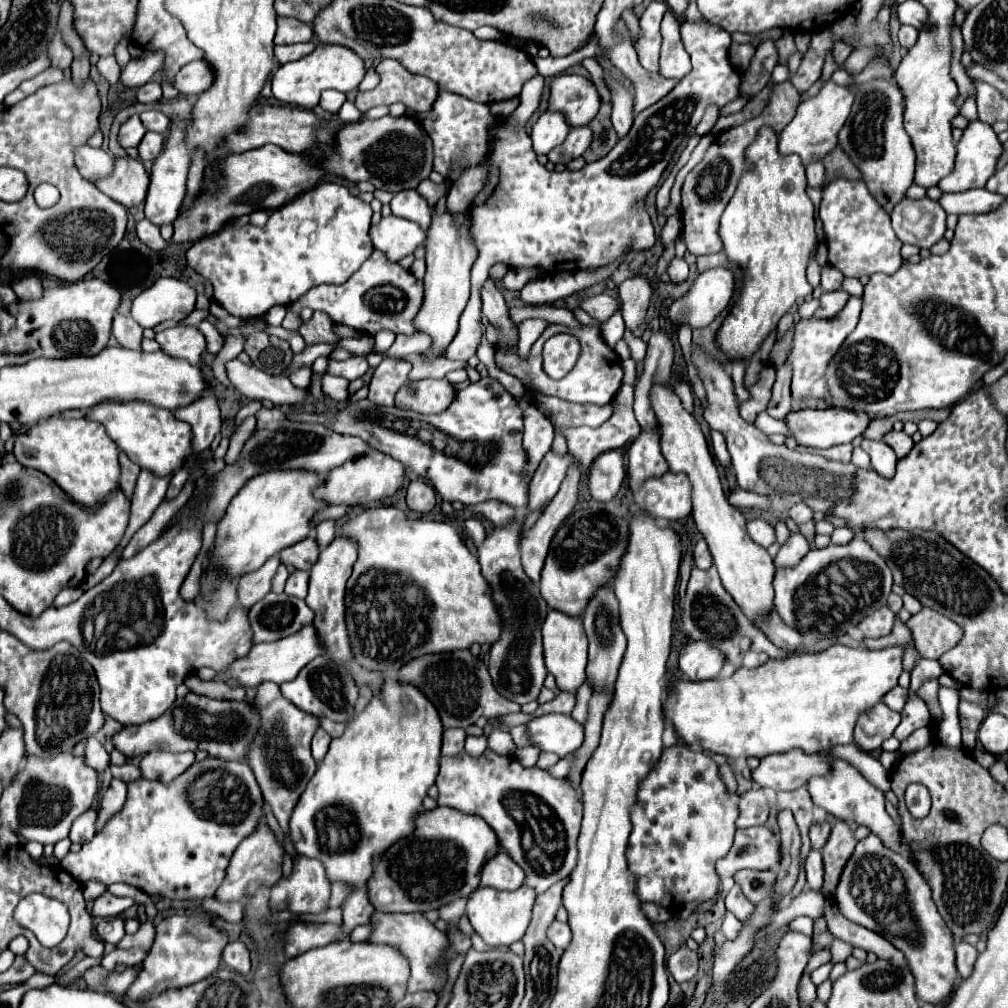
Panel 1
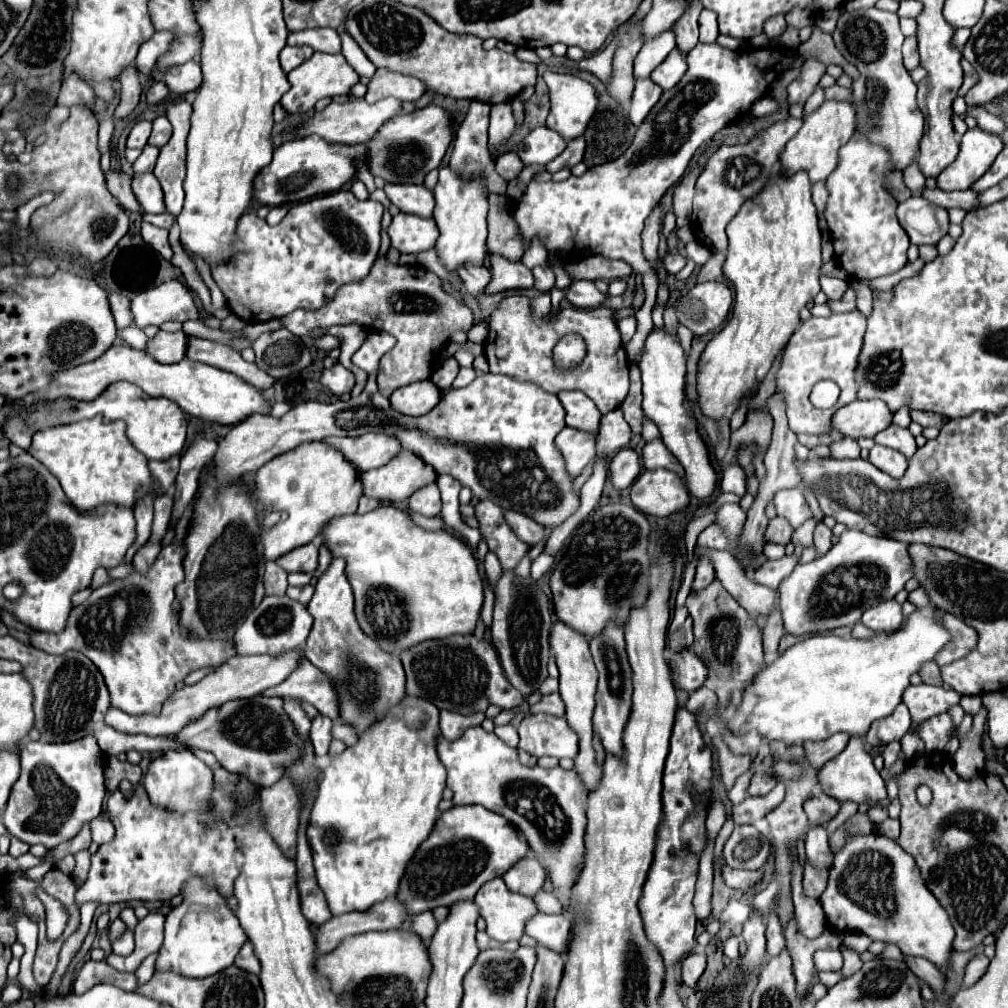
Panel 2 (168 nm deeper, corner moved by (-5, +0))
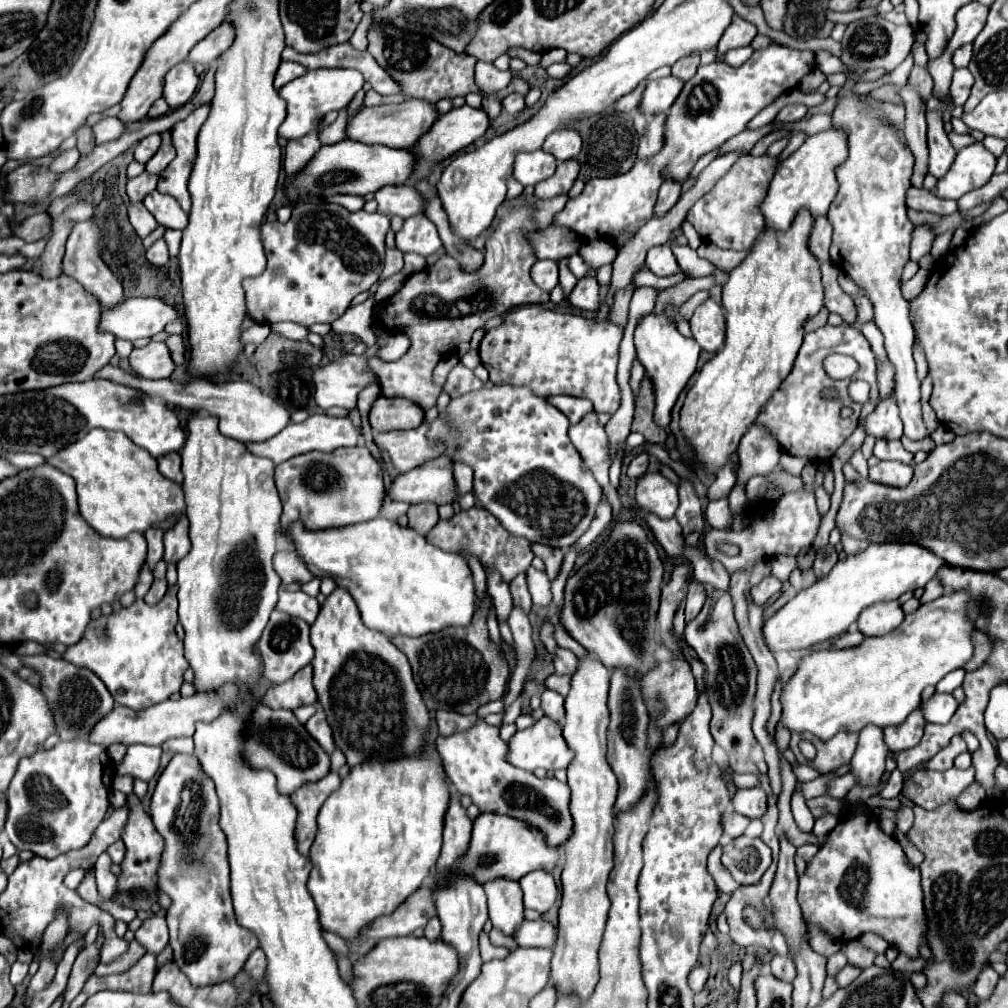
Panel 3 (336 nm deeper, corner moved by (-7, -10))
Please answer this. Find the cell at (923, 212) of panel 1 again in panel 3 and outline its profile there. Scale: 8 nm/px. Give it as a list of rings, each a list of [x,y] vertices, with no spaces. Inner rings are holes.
[[[918,224],[912,230],[912,246],[910,246],[910,260],[918,262],[922,256],[930,254],[932,244],[934,244],[934,230],[930,224]]]

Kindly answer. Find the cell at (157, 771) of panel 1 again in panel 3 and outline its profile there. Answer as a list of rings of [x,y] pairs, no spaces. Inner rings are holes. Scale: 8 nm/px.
[[[176,754],[158,778],[156,790],[150,802],[150,816],[156,830],[166,840],[162,864],[158,870],[160,890],[172,898],[166,920],[170,930],[170,946],[174,960],[184,970],[194,986],[210,986],[234,978],[248,954],[258,948],[256,936],[238,926],[232,898],[224,888],[224,894],[208,882],[204,868],[198,864],[204,850],[210,846],[208,824],[220,810],[214,782],[204,774],[200,762],[188,754]],[[174,880],[174,890],[172,890]]]

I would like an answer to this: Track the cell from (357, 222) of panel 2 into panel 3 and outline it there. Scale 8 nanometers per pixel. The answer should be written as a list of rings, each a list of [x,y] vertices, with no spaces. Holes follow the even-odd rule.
[[[324,200],[298,202],[292,210],[292,218],[286,224],[264,222],[260,234],[268,266],[264,274],[244,280],[248,316],[258,324],[274,324],[286,320],[304,326],[312,326],[318,322],[332,324],[348,310],[354,296],[358,296],[360,292],[368,290],[372,284],[378,282],[384,268],[384,236],[388,228],[390,218],[380,212],[374,214],[368,214],[366,210],[348,212],[344,206]]]

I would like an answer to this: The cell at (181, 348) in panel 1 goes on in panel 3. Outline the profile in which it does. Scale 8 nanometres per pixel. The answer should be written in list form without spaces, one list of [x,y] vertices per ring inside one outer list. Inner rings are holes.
[[[150,342],[144,348],[134,348],[130,354],[130,366],[138,376],[144,378],[168,378],[176,364],[164,342]]]

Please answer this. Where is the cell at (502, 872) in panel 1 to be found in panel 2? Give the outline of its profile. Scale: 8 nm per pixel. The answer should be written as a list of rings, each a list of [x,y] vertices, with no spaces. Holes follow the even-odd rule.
[[[528,854],[526,858],[518,860],[502,878],[510,892],[522,896],[534,896],[538,890],[542,890],[546,882],[546,870],[536,860],[534,854]]]

